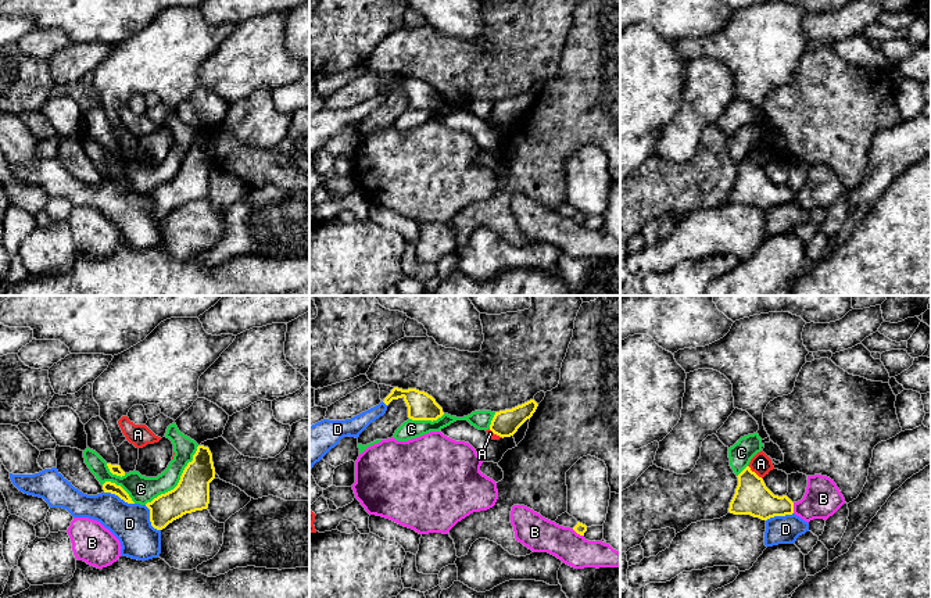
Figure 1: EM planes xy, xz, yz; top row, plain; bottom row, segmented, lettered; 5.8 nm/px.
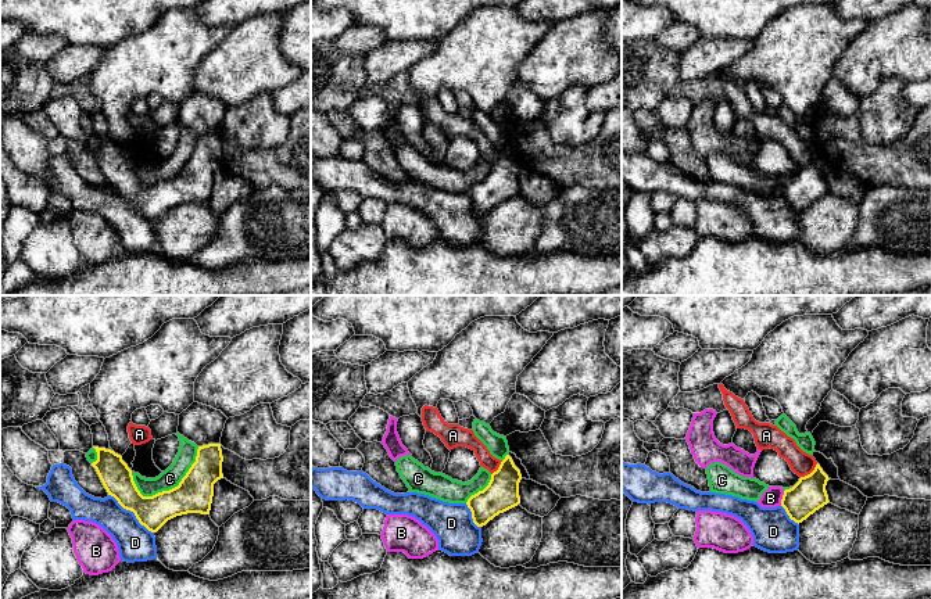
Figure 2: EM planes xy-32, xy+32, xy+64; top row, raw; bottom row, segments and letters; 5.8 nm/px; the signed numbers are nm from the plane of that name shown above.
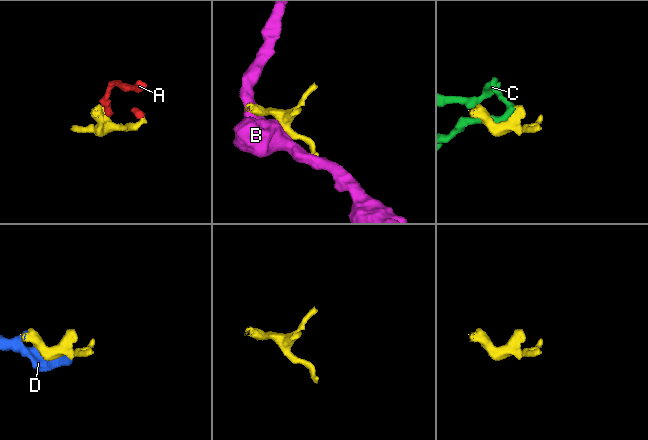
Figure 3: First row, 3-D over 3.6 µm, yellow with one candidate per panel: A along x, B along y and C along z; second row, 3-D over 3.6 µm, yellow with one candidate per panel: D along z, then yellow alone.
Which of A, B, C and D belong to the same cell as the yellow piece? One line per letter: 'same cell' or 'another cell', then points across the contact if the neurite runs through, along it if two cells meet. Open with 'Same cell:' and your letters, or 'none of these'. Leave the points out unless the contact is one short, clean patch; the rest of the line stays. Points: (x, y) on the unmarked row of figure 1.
Same cell: D
A: another cell | along yz (748, 154), (762, 168)
B: another cell
C: another cell
D: same cell

